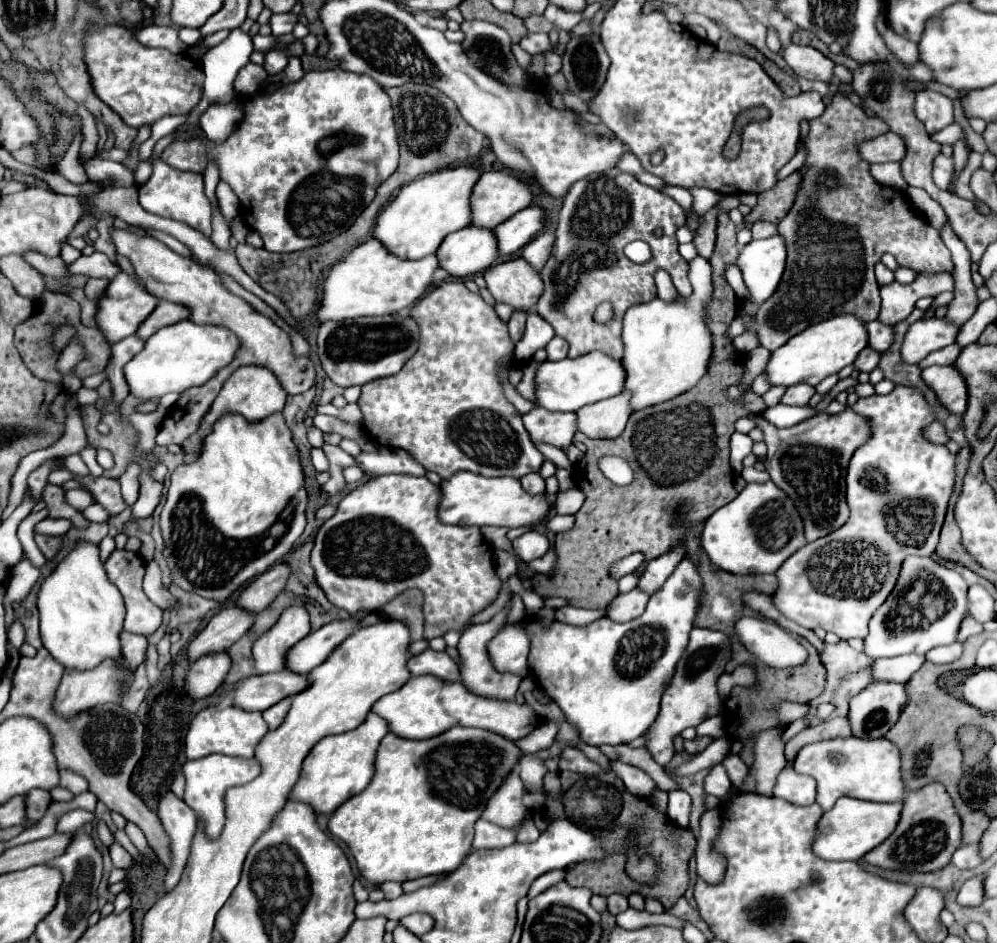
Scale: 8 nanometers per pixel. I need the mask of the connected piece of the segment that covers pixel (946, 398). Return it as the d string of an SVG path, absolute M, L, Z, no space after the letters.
M929 366L923 370L921 378L951 414L961 414L967 408L967 386L953 366Z

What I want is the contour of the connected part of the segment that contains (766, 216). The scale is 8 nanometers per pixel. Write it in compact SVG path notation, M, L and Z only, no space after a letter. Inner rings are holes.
M795 172L787 176L783 182L777 182L771 190L759 194L755 208L743 218L743 224L749 224L749 222L753 224L757 220L777 224L783 218L783 214L787 214L787 208L791 208L797 188L799 188L799 174Z

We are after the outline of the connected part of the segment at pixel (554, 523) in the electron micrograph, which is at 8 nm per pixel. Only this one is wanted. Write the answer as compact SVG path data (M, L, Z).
M555 515L547 522L548 530L559 533L570 530L574 525L575 519L573 515Z

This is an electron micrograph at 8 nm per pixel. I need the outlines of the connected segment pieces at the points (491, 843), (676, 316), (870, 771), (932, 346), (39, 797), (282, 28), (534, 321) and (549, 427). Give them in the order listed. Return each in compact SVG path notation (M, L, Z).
M479 820L475 824L475 840L473 848L503 848L515 840L515 832L503 826L495 826L493 822Z
M695 256L689 262L689 280L693 294L667 304L659 298L647 304L629 308L623 316L623 370L625 370L625 390L631 392L631 410L643 410L667 402L699 382L703 370L707 368L707 358L711 356L711 334L703 322L703 306L711 298L711 266L705 258Z
M833 738L807 744L799 750L793 768L817 780L817 804L827 812L841 796L869 802L901 802L905 798L899 774L899 750L895 744L877 738L875 742L859 742L859 738Z
M925 318L911 324L901 346L901 360L919 364L927 354L941 350L955 342L959 328L943 318Z
M33 789L26 795L26 816L33 823L38 822L46 813L50 803L51 795L43 789Z
M287 12L287 14L273 14L271 20L269 20L269 24L271 24L275 36L291 34L297 22L299 22L299 18L297 18L297 14L293 14L293 12Z
M529 312L527 316L527 328L523 338L515 344L515 358L519 362L527 362L531 360L531 356L539 350L545 348L547 342L555 336L553 328L535 312Z
M533 406L529 414L523 416L523 424L535 444L545 442L559 450L571 446L575 430L575 414L549 412L539 406Z

